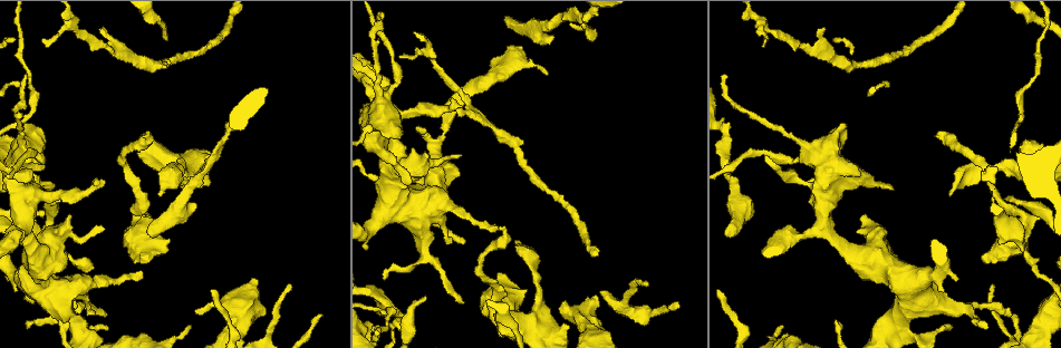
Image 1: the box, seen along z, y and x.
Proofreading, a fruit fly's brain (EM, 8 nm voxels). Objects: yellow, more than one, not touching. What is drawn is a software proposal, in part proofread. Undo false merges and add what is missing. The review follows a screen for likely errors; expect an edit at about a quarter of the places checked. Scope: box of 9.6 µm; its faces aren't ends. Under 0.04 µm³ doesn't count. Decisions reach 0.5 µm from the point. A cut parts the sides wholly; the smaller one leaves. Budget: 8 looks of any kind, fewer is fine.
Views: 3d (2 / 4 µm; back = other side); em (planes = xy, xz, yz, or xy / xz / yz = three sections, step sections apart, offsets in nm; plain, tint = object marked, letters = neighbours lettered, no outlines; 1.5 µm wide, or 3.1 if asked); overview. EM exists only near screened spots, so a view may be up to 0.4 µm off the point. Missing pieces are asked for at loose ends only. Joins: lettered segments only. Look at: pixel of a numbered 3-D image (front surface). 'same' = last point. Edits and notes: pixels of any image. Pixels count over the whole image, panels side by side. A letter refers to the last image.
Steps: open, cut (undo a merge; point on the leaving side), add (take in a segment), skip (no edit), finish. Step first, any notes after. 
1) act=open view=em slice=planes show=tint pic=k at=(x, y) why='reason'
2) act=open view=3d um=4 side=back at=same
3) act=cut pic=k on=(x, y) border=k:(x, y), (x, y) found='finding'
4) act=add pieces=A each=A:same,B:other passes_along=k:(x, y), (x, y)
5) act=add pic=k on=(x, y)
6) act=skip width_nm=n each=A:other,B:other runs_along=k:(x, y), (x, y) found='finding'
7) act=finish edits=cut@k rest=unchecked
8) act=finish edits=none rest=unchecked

act=open view=em slice=xz step=8 show=letters pic=1 at=(1025, 144) why='stops while still wide'

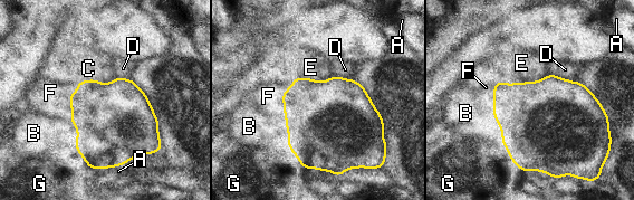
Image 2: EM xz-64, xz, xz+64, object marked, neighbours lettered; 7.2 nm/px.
act=add pieces=F each=A:other,B:other,C:other,D:other,E:other,F:same,G:other found='it goes on there'

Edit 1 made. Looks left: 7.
act=open view=3d um=2 pic=1 at=(141, 136) why='end of a long branch'

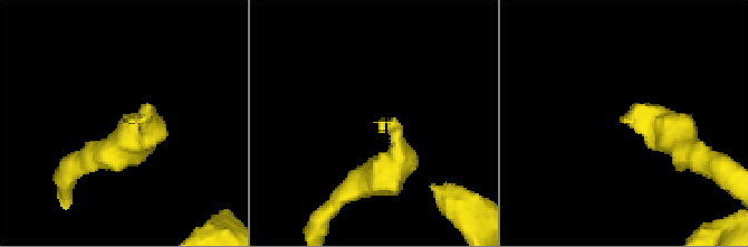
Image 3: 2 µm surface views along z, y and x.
act=open view=em slice=yz step=4 show=letters pic=3 at=(626, 120) why='need the tissue'

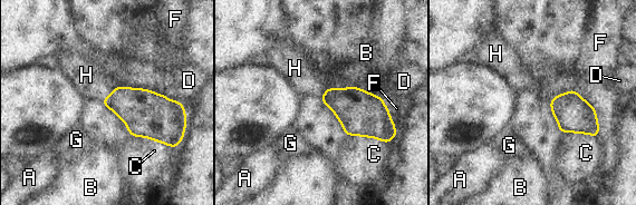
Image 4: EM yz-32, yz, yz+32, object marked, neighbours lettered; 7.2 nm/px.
act=open view=em slice=planes show=letters at=same why='cut it another way'

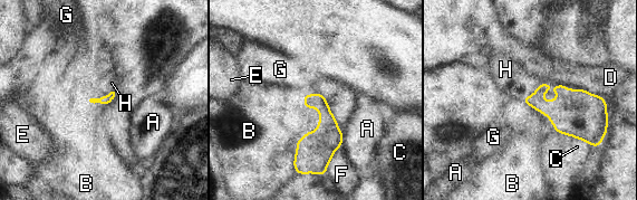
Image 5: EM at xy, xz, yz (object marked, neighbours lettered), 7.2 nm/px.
act=add pieces=H each=A:other,B:other,C:other,D:other,E:other,F:other,G:other,H:same passes_along=5:(106, 100), (113, 92), (112, 83) found='it goes on there'

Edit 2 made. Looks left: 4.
act=open view=overview

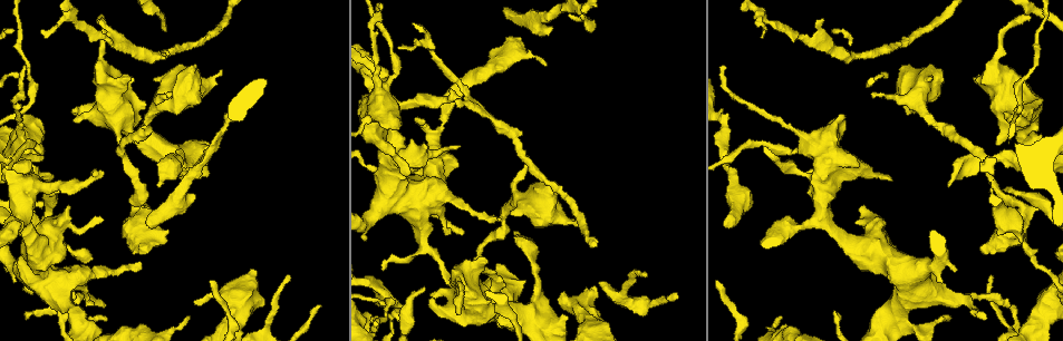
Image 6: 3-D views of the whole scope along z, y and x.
act=open view=em slice=planes show=letters pic=6 at=(874, 95) why='branch stops here'

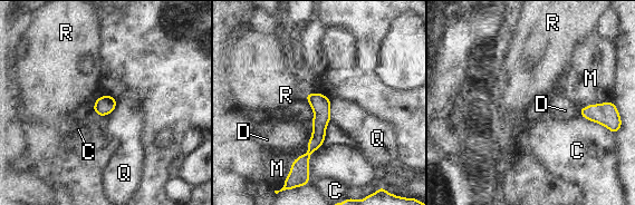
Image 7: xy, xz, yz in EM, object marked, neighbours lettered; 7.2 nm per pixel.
act=skip width_nm=140 each=C:other,D:other,M:other,Q:other,R:other runs_along=7:(319, 96), (318, 137), (302, 172) found='no lettered segment goes on from it'

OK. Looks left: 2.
act=finish edits=add@2,add@5 rest=unchecked

